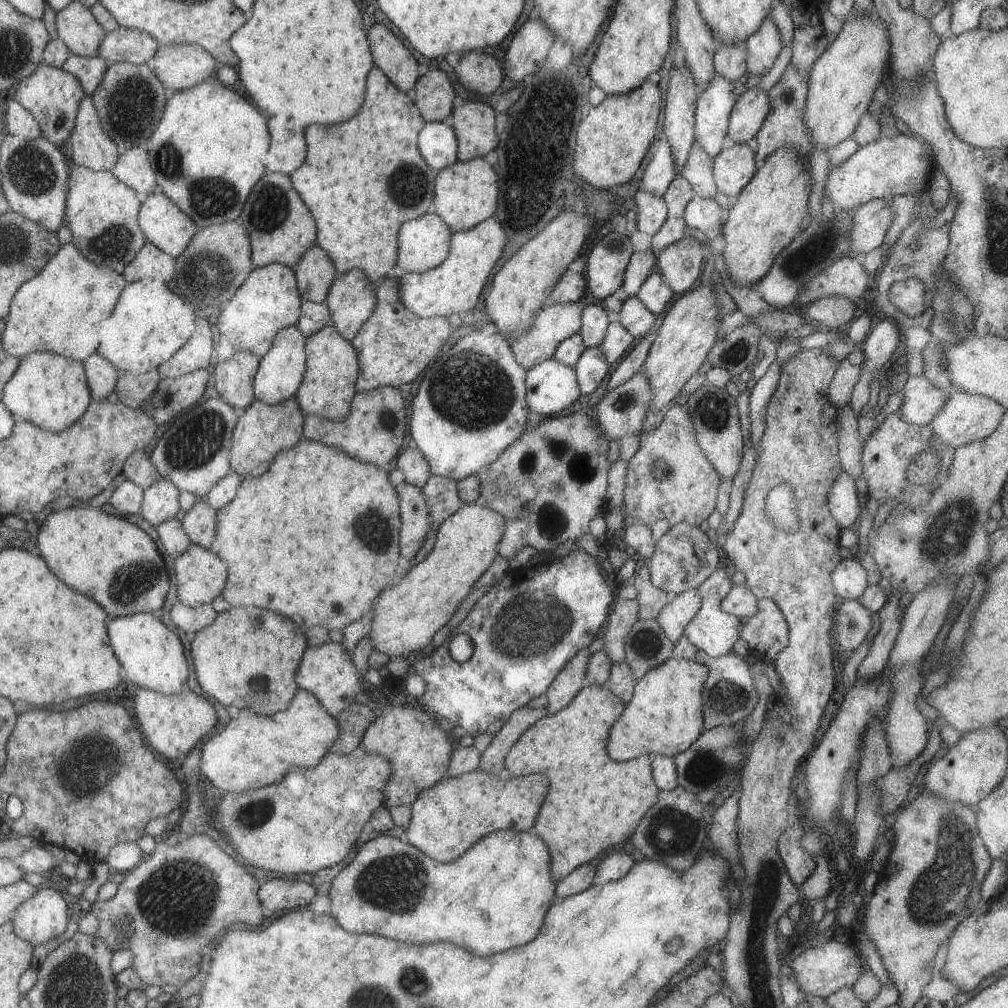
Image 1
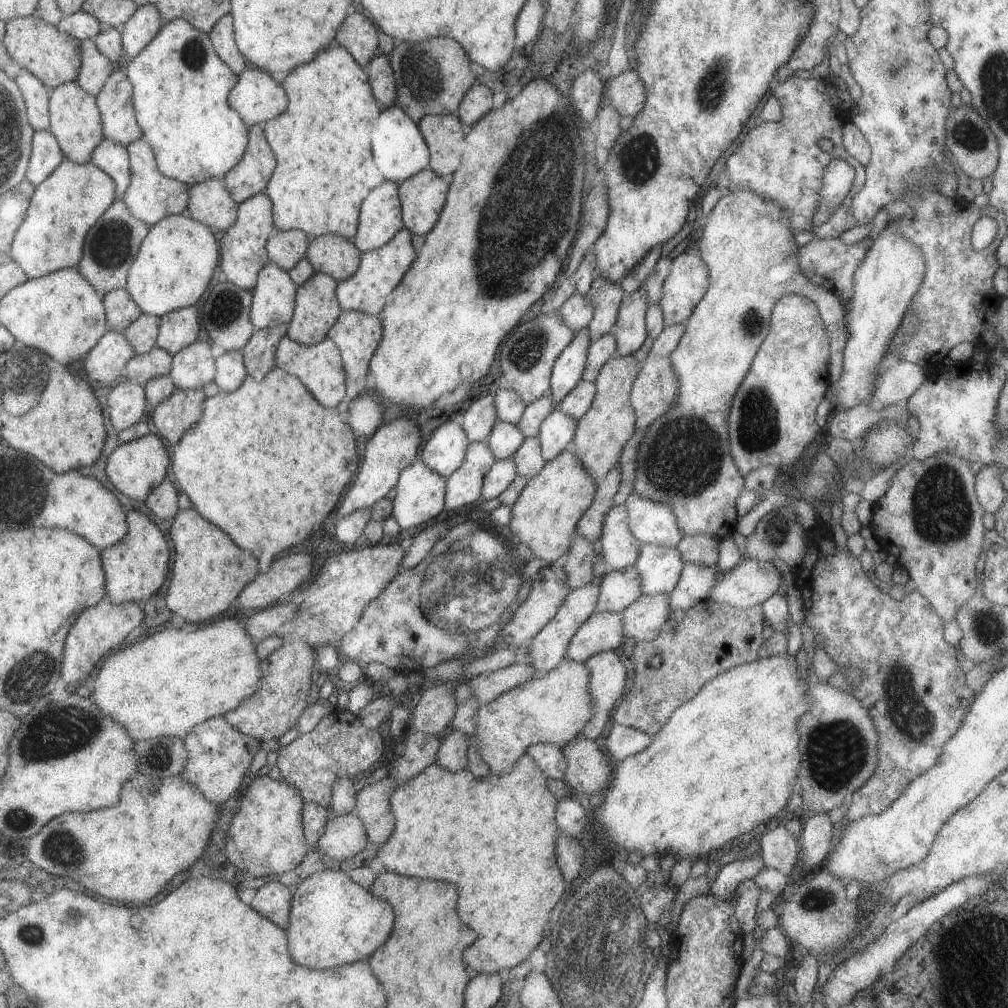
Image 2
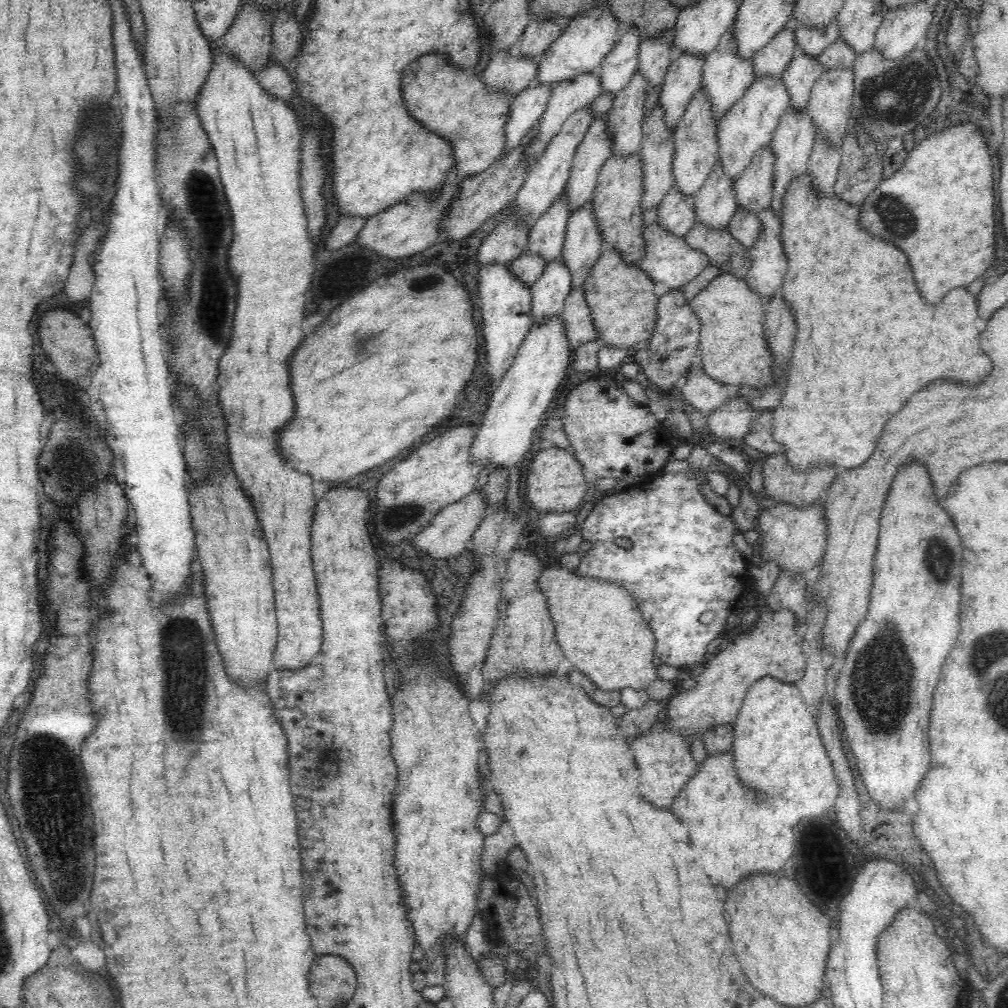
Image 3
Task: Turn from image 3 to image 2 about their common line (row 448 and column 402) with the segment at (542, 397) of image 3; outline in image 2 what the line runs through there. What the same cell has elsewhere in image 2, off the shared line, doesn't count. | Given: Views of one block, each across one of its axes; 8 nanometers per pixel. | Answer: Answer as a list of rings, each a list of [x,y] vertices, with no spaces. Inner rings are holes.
[[[415,458],[409,466],[398,474],[395,497],[392,500],[392,516],[400,530],[413,528],[435,518],[444,508],[444,492],[446,477],[432,471],[423,464],[420,458]]]

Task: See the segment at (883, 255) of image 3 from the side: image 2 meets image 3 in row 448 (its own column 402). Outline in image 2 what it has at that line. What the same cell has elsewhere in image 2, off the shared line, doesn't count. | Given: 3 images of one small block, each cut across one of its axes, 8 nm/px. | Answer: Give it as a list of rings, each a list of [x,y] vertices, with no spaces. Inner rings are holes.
[[[523,754],[515,761],[511,772],[507,774],[507,776],[489,774],[487,778],[475,778],[469,770],[460,770],[456,773],[450,773],[447,769],[441,769],[433,763],[431,766],[427,766],[425,770],[422,770],[421,773],[416,774],[413,778],[407,779],[407,782],[395,786],[394,791],[391,793],[390,807],[393,816],[395,816],[395,830],[393,830],[391,838],[388,838],[379,846],[375,857],[379,857],[381,862],[383,862],[385,870],[391,870],[391,872],[397,872],[397,874],[403,874],[403,876],[445,880],[445,882],[453,882],[453,884],[459,888],[457,914],[459,914],[461,922],[465,922],[469,928],[473,928],[473,930],[477,932],[477,940],[463,952],[465,964],[467,964],[469,968],[473,968],[475,972],[485,972],[485,974],[499,973],[503,969],[516,967],[532,953],[536,955],[534,957],[542,958],[541,955],[544,957],[546,952],[551,952],[551,944],[549,944],[549,942],[551,942],[551,928],[555,926],[555,922],[557,922],[557,918],[559,918],[559,912],[561,912],[561,908],[563,908],[563,902],[569,898],[569,894],[574,890],[573,887],[563,886],[563,876],[561,876],[561,872],[559,872],[559,868],[557,868],[557,864],[555,864],[555,838],[558,837],[558,826],[555,826],[553,814],[555,814],[558,799],[556,799],[555,795],[549,790],[546,780],[547,776],[538,768],[536,762],[533,761],[531,757]],[[551,908],[554,910],[551,910]],[[549,910],[551,910],[551,922],[547,922]],[[545,922],[547,922],[547,935],[543,936],[543,924],[545,924]],[[541,938],[547,938],[547,941],[543,940],[543,942],[547,942],[547,944],[539,944]],[[533,948],[535,949],[533,950]]]

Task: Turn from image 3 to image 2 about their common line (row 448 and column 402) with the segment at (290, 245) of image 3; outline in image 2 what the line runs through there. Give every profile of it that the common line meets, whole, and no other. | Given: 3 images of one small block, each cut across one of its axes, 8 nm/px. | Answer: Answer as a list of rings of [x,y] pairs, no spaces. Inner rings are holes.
[[[403,227],[399,229],[389,242],[379,248],[360,253],[359,266],[353,276],[336,284],[336,299],[341,310],[363,311],[377,316],[385,306],[385,297],[399,284],[416,253],[410,243],[411,234]]]

